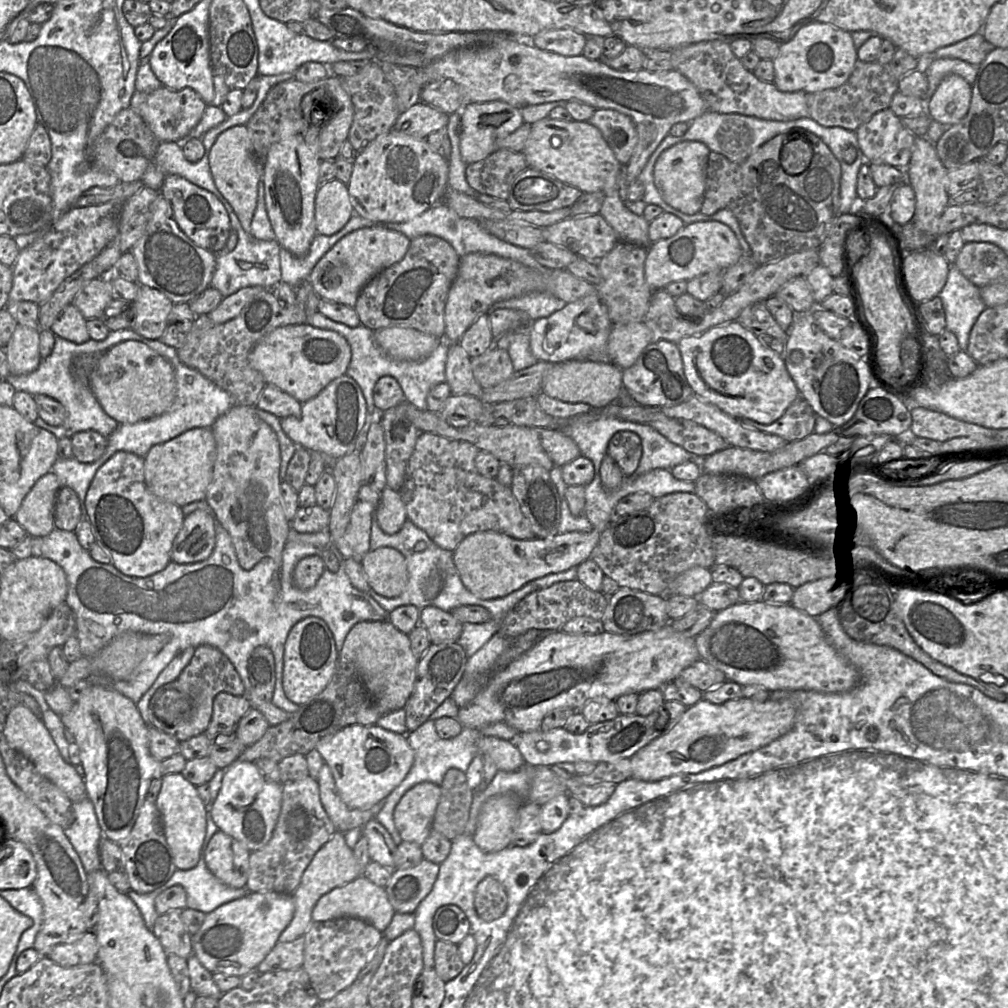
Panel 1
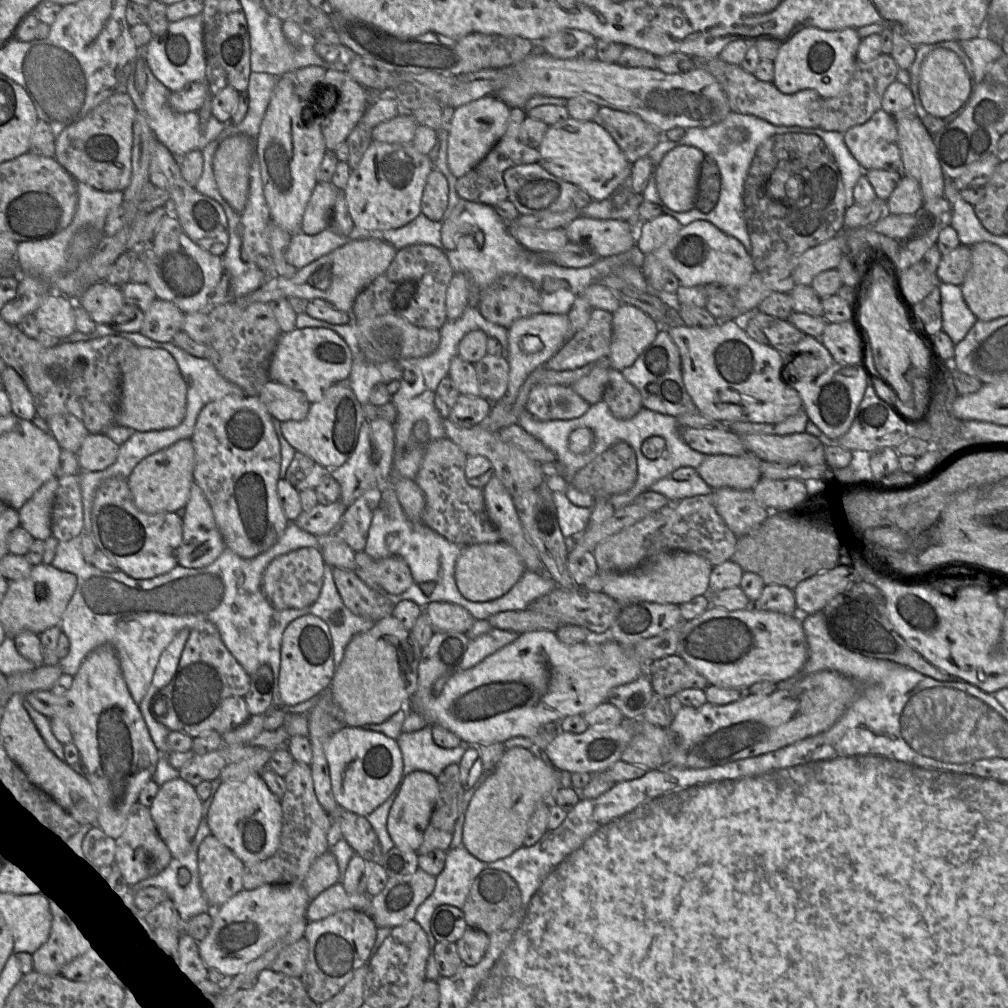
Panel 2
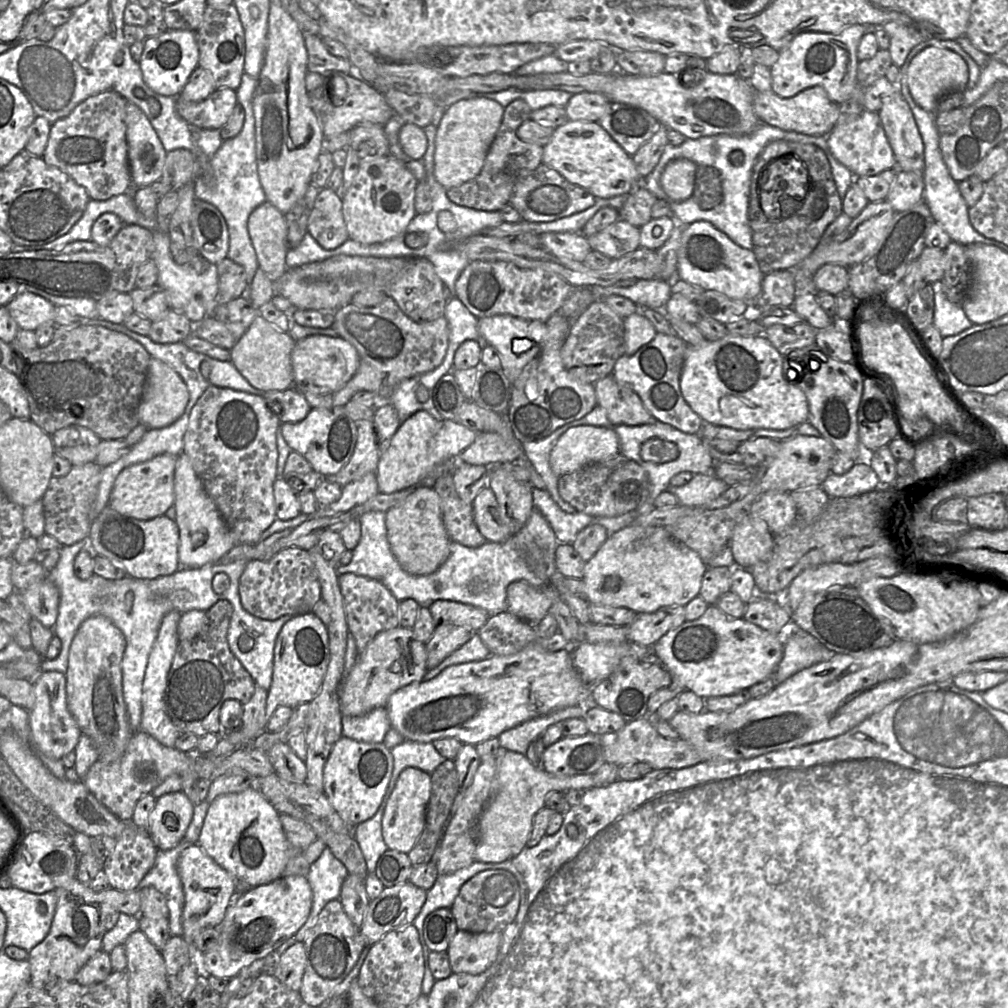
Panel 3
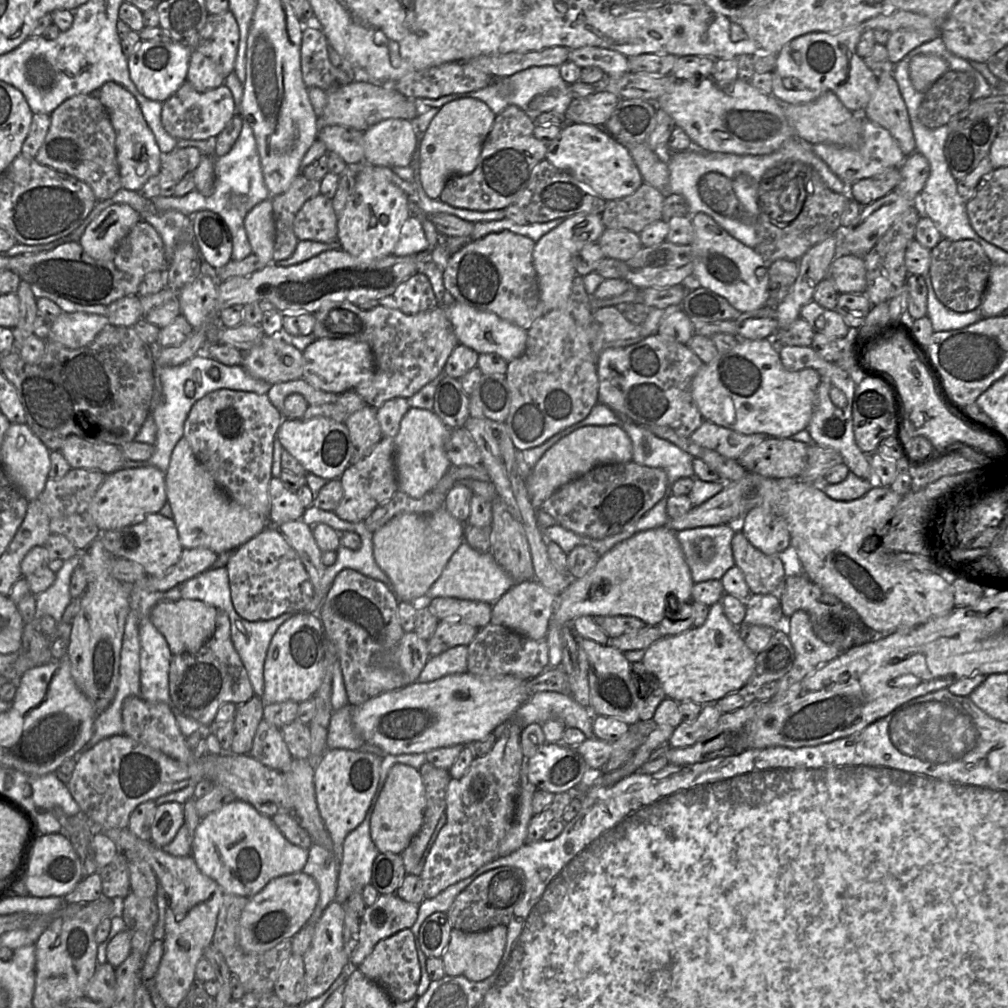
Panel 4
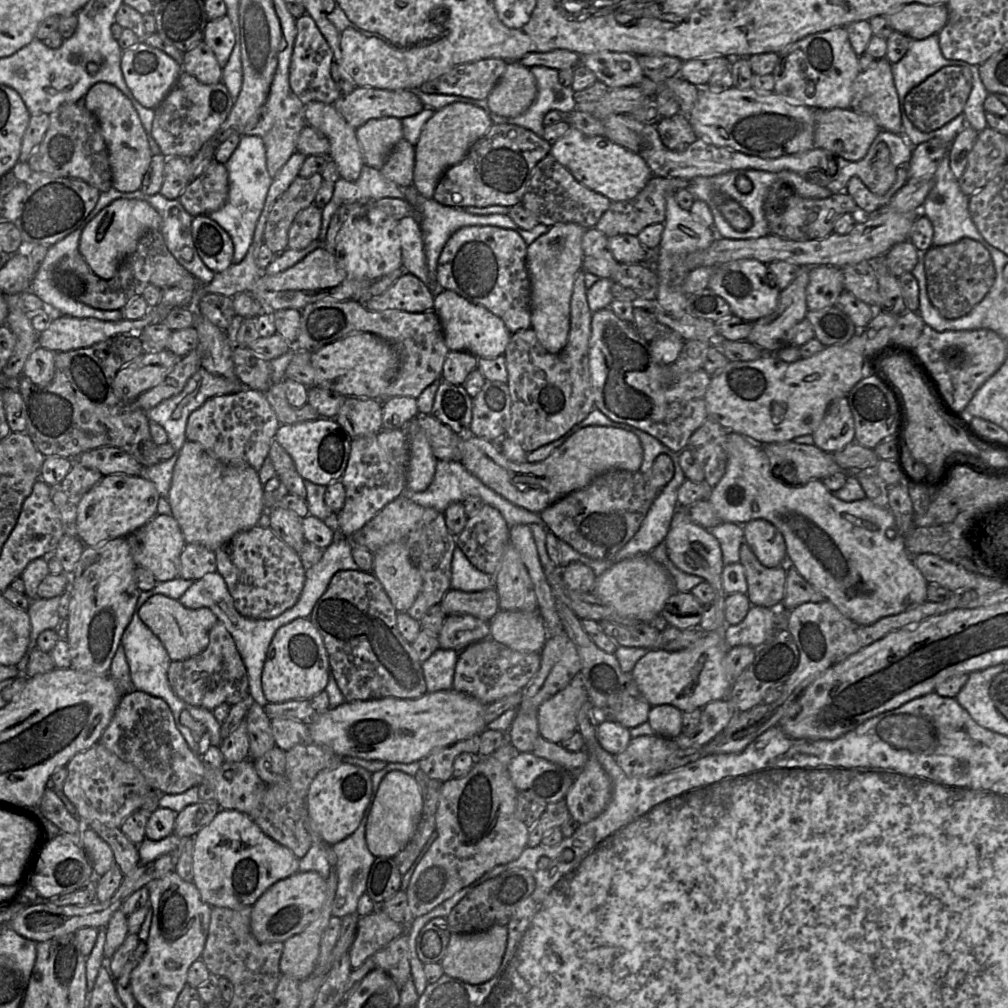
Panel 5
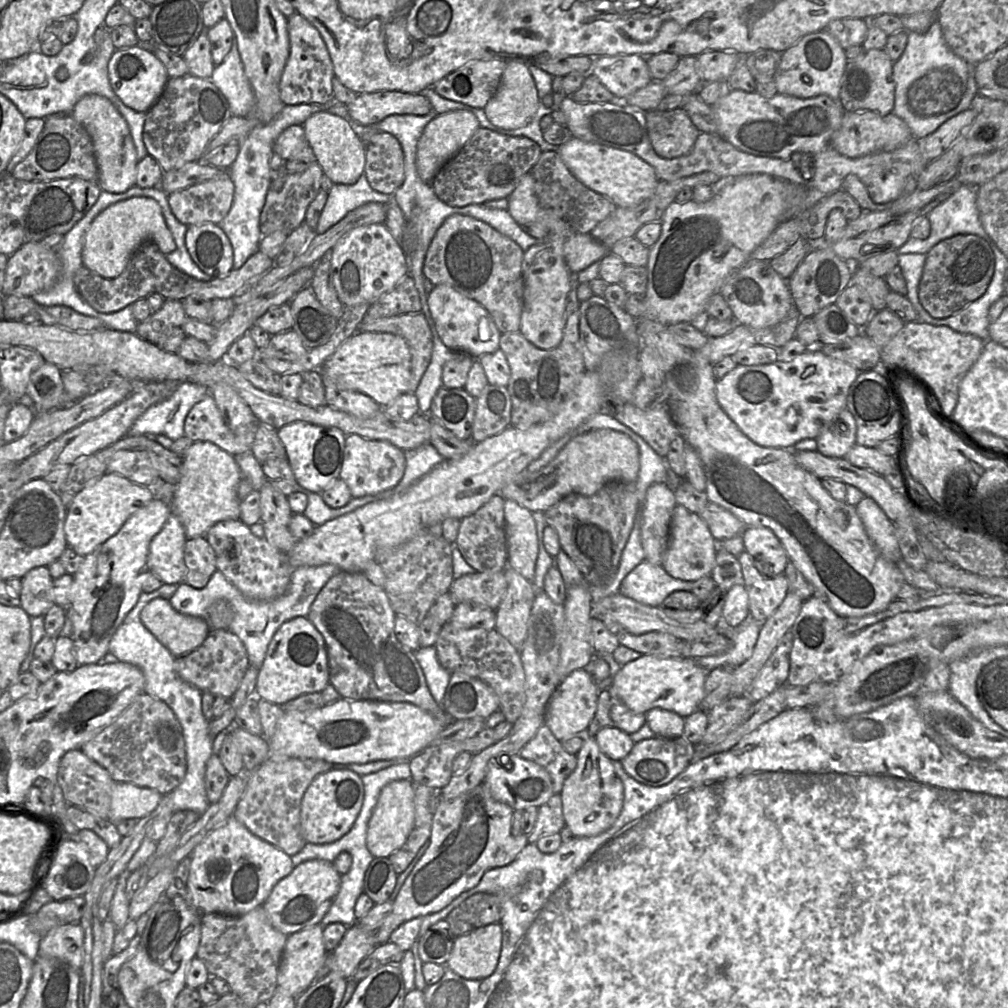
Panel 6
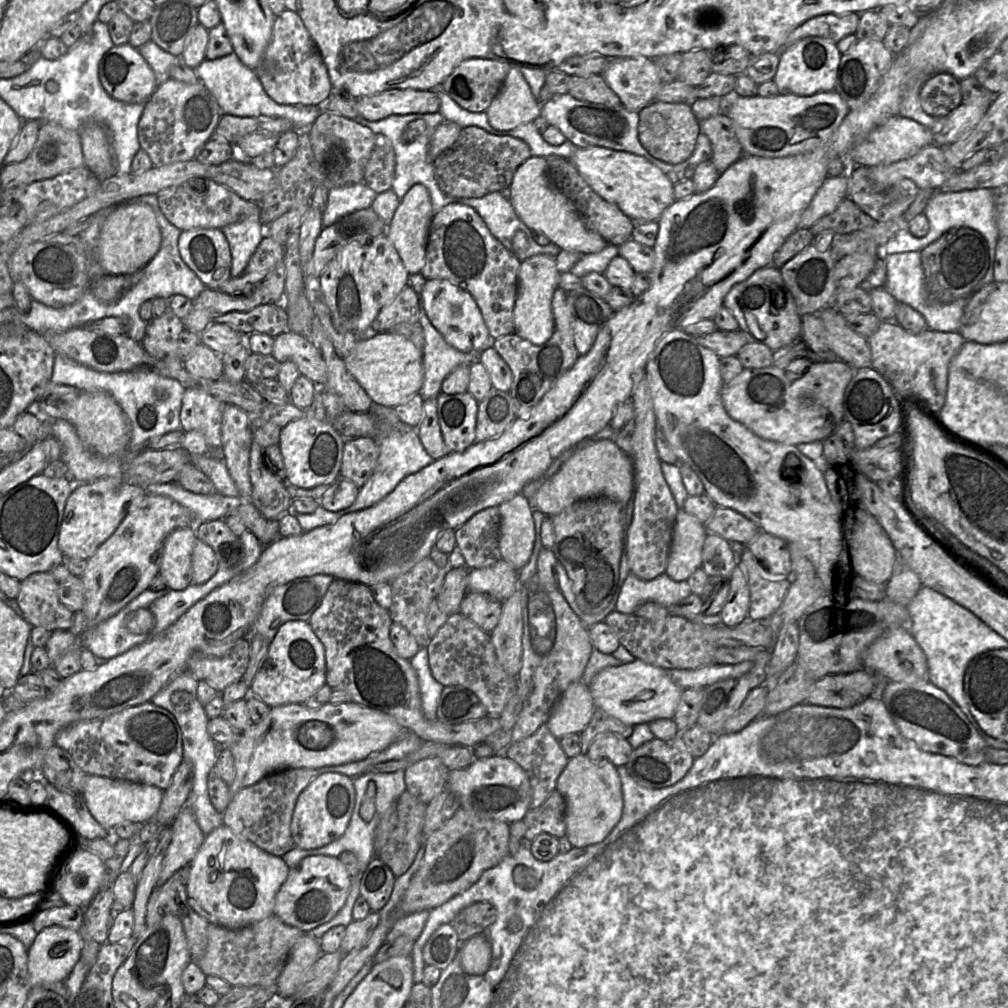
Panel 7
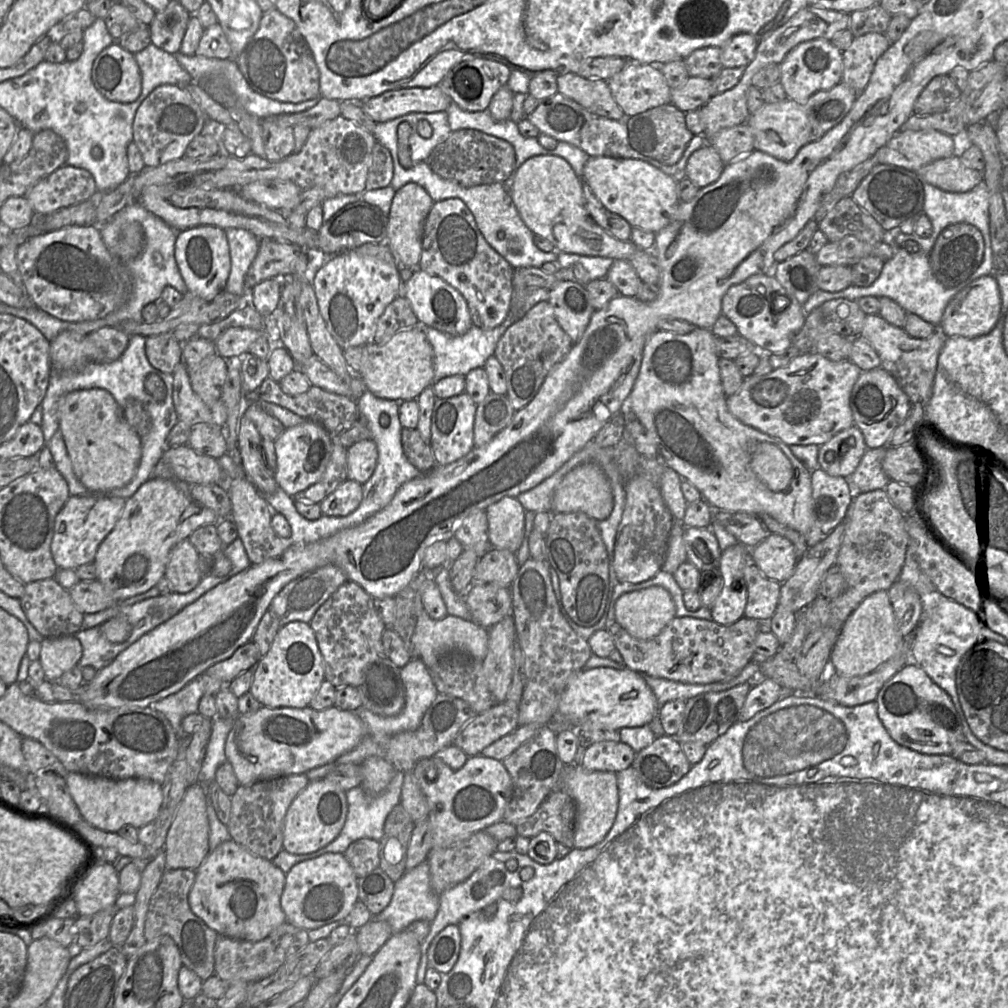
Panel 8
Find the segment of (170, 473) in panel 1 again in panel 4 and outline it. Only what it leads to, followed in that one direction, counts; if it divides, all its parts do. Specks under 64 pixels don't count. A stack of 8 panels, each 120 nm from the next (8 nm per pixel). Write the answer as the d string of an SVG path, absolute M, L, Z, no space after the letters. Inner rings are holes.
M155 466L121 468L106 475L90 503L90 514L100 531L142 522L167 502L165 474Z

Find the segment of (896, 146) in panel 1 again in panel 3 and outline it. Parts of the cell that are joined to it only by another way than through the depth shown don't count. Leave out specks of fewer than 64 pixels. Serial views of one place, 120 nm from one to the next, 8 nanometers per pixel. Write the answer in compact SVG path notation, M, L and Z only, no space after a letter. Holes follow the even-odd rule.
M863 111L853 120L836 124L827 135L827 144L831 154L855 177L874 176L884 170L897 167L893 150L882 127L878 112Z

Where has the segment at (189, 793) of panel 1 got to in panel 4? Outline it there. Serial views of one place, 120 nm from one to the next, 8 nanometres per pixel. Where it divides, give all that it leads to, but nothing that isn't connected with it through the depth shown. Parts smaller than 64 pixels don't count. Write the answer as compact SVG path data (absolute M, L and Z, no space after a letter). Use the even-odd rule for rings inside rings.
M166 802L156 807L151 824L151 841L159 847L169 844L184 825L184 807L178 802Z

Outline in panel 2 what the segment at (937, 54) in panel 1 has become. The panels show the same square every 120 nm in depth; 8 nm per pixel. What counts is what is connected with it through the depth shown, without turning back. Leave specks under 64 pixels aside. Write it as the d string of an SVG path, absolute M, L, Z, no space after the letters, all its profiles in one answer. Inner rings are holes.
M985 35L959 43L972 62L973 84L978 84L984 77L987 66L1004 54L1000 44Z

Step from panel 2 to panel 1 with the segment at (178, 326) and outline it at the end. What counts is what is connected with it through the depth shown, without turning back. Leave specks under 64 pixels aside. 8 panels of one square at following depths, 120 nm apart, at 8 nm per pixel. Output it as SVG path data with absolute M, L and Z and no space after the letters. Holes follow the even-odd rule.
M140 285L133 304L136 318L131 329L144 338L160 339L174 303L157 289Z

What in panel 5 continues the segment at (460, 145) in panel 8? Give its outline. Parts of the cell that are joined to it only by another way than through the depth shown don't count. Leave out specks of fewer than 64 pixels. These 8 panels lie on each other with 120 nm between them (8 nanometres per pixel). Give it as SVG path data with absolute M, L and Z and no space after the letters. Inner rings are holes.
M493 124L470 148L465 158L441 176L433 198L451 207L521 204L537 163L550 153L551 144L531 130L514 124Z

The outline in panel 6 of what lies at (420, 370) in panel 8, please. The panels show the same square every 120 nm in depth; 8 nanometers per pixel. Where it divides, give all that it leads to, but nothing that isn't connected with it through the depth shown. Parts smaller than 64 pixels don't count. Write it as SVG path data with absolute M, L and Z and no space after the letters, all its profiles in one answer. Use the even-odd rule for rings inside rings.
M356 332L319 369L340 389L363 393L381 407L390 405L400 395L408 393L412 378L409 347L401 336L391 333Z

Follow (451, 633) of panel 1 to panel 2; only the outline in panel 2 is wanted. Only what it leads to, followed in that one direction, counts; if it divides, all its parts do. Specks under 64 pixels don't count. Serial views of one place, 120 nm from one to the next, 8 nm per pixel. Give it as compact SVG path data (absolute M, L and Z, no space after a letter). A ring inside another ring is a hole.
M432 602L422 609L435 632L467 633L475 622L469 611L453 603Z

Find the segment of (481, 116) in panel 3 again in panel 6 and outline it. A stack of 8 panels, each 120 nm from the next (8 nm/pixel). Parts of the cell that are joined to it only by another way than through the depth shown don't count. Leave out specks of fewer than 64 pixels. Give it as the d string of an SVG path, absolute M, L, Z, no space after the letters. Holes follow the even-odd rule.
M454 110L438 114L425 127L417 145L416 167L420 178L432 183L437 172L467 143L480 128L477 117L466 110Z

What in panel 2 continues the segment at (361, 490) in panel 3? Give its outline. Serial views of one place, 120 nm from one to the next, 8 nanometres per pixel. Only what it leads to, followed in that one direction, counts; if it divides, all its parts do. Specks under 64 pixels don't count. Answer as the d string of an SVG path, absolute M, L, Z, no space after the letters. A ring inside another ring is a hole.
M340 500L329 505L317 504L310 511L302 511L294 522L300 529L318 538L327 538L346 509Z

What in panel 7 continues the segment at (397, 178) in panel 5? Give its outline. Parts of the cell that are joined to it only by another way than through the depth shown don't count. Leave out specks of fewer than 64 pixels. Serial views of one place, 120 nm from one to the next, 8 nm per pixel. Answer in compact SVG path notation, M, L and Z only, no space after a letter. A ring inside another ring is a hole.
M376 134L363 182L377 194L389 190L395 176L395 166L395 152L391 141L382 134Z

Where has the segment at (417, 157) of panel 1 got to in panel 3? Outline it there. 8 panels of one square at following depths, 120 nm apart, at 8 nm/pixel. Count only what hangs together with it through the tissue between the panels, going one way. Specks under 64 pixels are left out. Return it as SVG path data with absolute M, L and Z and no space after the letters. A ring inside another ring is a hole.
M390 154L361 160L351 186L342 195L342 212L349 238L363 244L375 244L399 235L416 215L418 183L404 163Z

